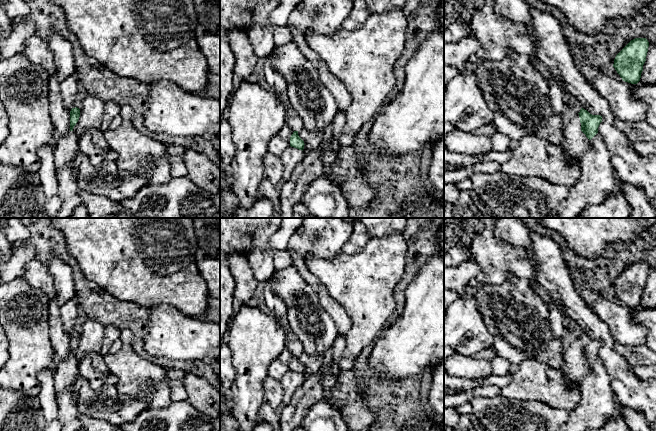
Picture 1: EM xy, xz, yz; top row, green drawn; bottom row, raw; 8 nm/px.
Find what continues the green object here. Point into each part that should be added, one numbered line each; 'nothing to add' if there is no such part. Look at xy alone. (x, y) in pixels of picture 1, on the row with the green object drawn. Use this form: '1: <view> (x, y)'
1: xy (64, 152)

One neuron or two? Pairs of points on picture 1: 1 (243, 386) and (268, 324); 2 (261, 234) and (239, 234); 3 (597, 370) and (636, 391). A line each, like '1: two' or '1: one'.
1: one
2: one
3: two

